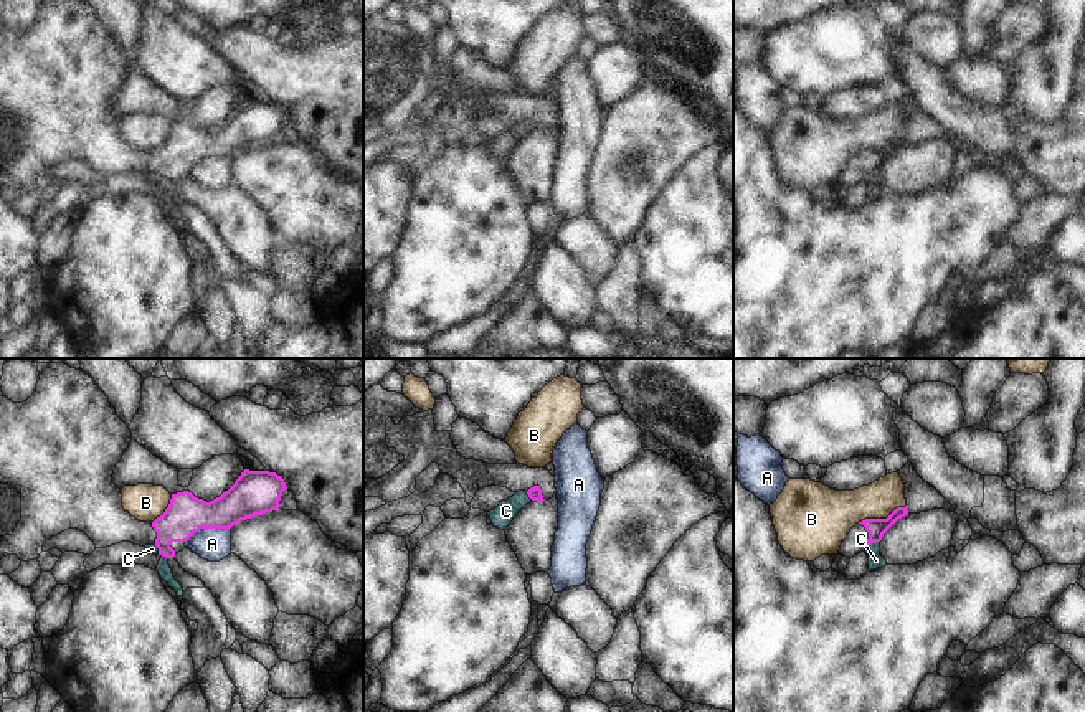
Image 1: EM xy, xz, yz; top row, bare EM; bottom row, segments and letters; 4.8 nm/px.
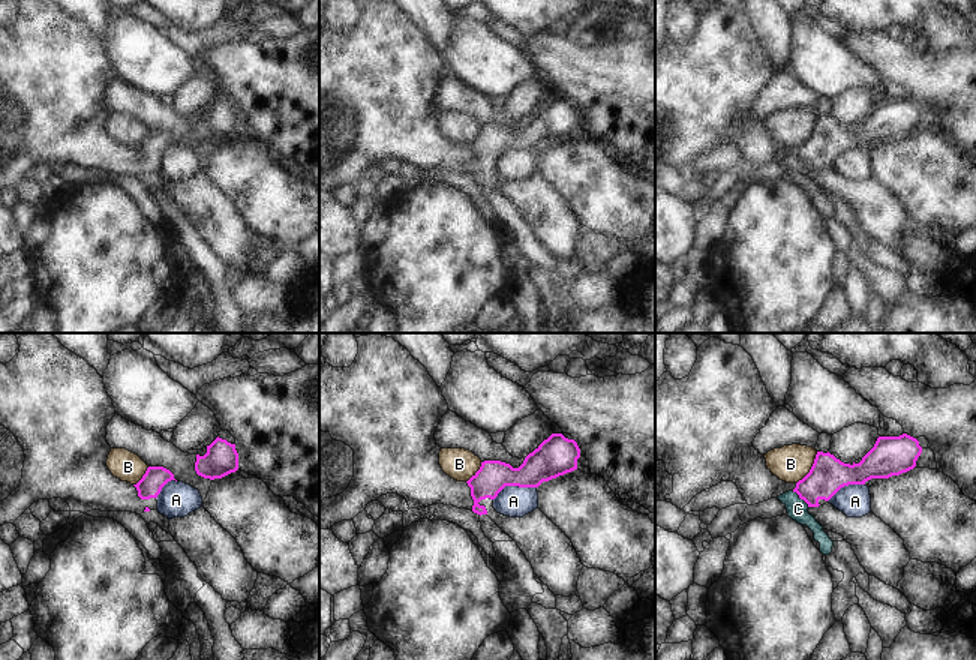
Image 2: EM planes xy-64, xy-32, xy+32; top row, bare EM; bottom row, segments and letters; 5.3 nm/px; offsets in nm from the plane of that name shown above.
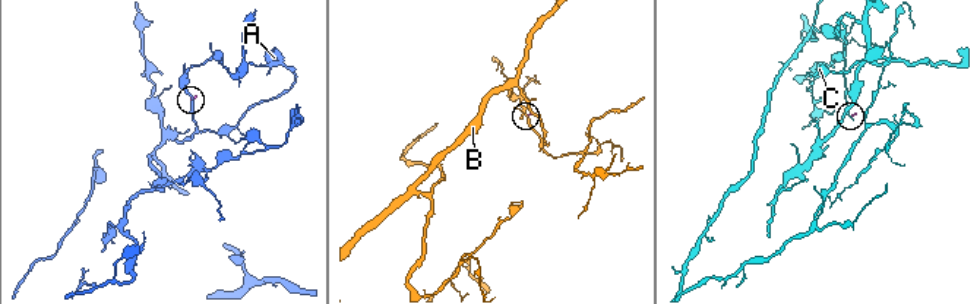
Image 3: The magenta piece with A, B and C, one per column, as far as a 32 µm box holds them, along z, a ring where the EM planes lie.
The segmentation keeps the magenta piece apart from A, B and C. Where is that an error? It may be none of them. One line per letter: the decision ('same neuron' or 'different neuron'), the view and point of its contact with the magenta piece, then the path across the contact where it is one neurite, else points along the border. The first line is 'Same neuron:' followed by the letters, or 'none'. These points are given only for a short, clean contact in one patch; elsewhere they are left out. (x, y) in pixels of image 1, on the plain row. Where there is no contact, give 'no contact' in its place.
Same neuron: none
A: different neuron | xy (207, 157) | along xy (230, 157), (200, 157), (185, 172)
B: different neuron | yz (881, 149) | along yz (905, 134), (886, 147), (866, 147), (857, 152)
C: different neuron | yz (872, 172) | along yz (879, 170), (867, 177)

